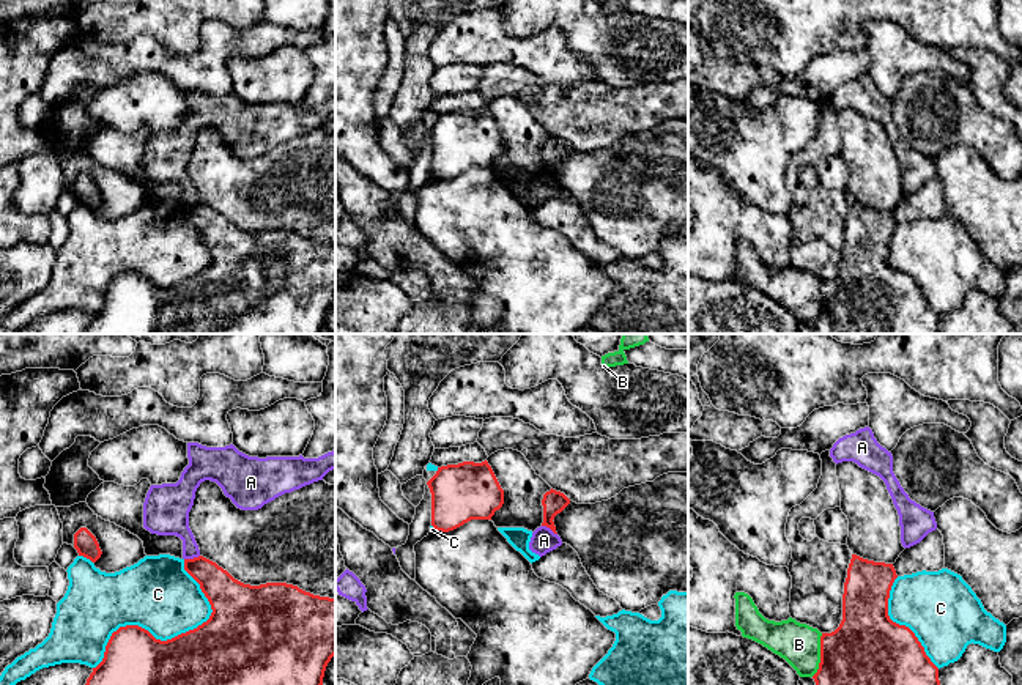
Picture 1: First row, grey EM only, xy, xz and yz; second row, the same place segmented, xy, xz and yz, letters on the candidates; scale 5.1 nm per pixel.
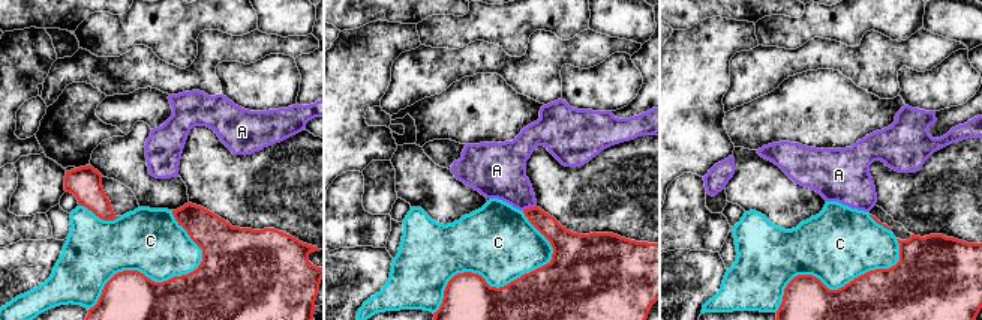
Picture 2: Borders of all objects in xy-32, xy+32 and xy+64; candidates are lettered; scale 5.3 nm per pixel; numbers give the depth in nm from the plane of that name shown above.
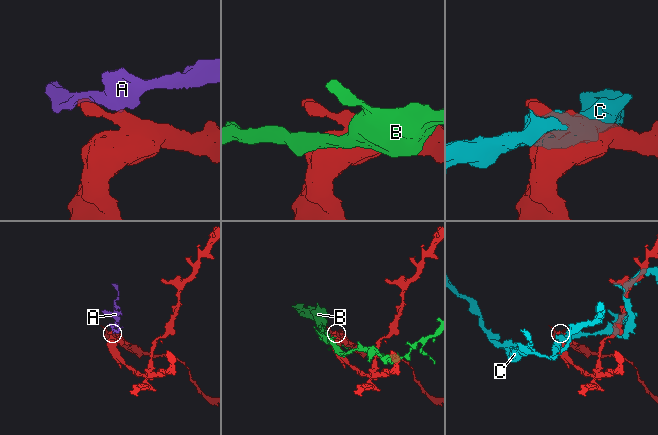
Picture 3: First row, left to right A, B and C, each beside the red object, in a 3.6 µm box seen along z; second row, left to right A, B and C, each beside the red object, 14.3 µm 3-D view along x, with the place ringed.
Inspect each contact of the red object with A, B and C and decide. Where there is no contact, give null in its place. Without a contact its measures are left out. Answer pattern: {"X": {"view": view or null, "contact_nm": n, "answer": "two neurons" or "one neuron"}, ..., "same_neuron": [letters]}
{"A": {"view": "xy", "contact_nm": 80, "answer": "two neurons"}, "B": {"view": "yz", "contact_nm": 240, "answer": "two neurons"}, "C": {"view": "xy", "contact_nm": 700, "answer": "two neurons"}, "same_neuron": []}

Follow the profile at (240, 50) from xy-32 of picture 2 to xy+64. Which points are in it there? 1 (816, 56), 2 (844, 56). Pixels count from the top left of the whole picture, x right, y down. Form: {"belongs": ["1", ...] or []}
{"belongs": ["1", "2"]}

